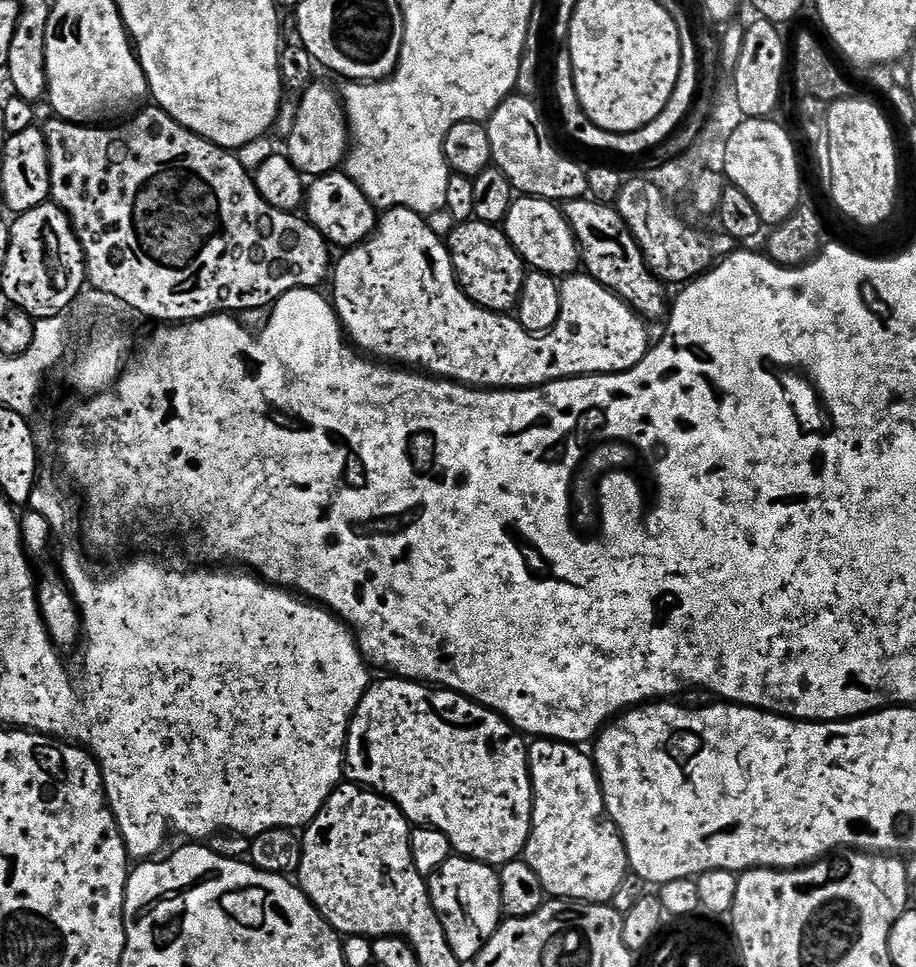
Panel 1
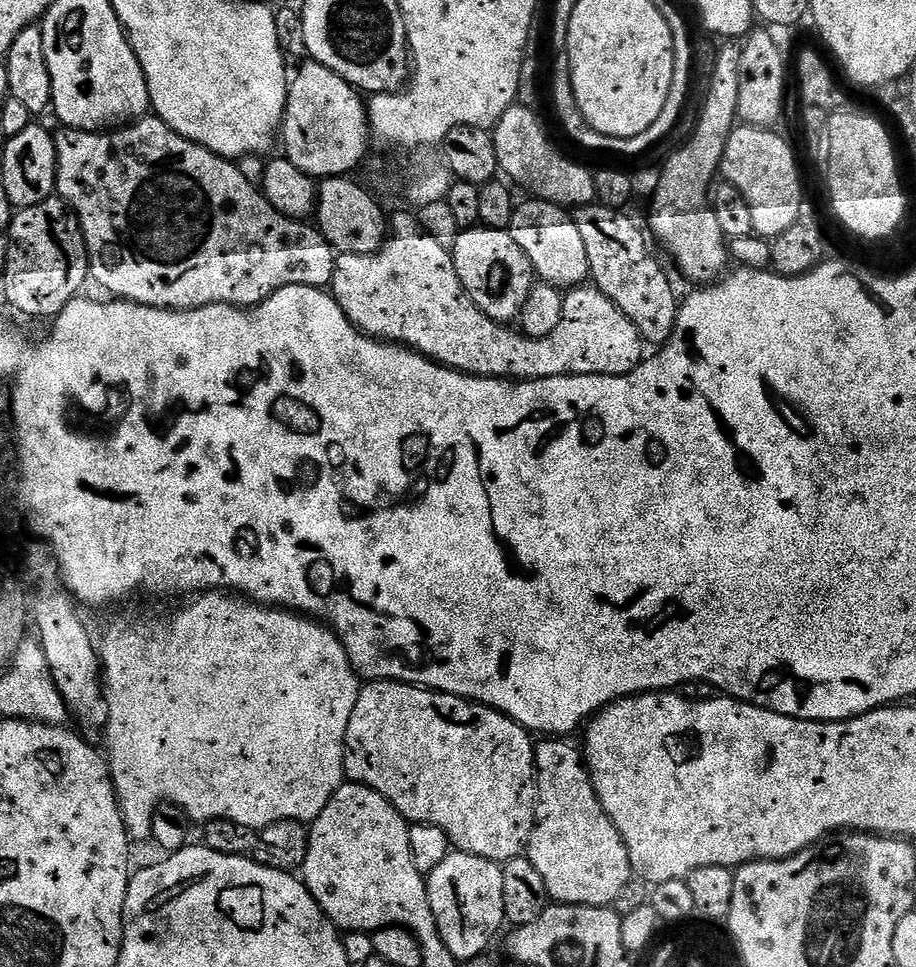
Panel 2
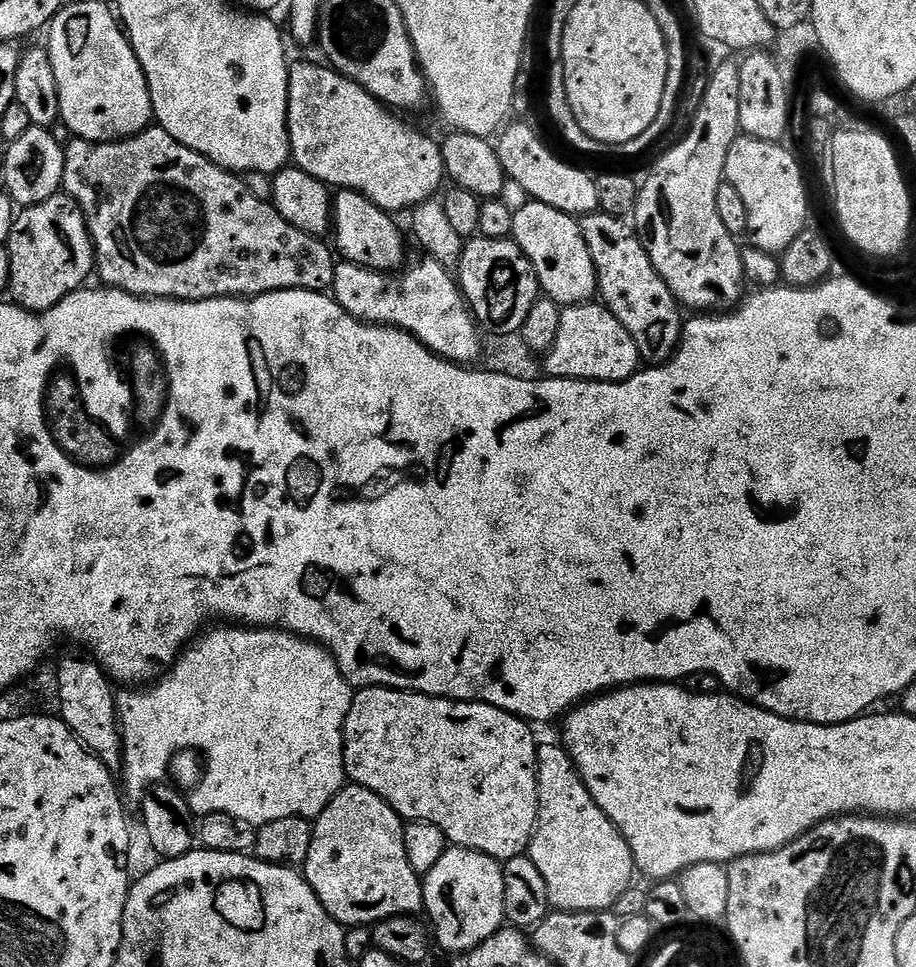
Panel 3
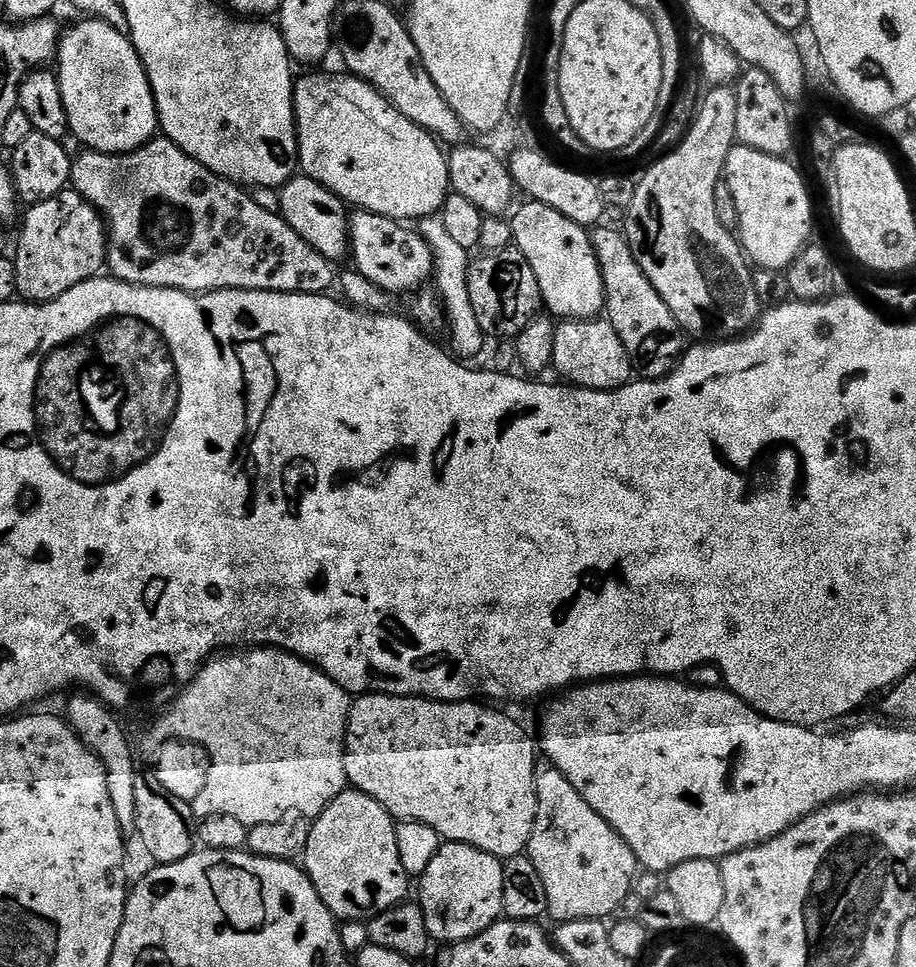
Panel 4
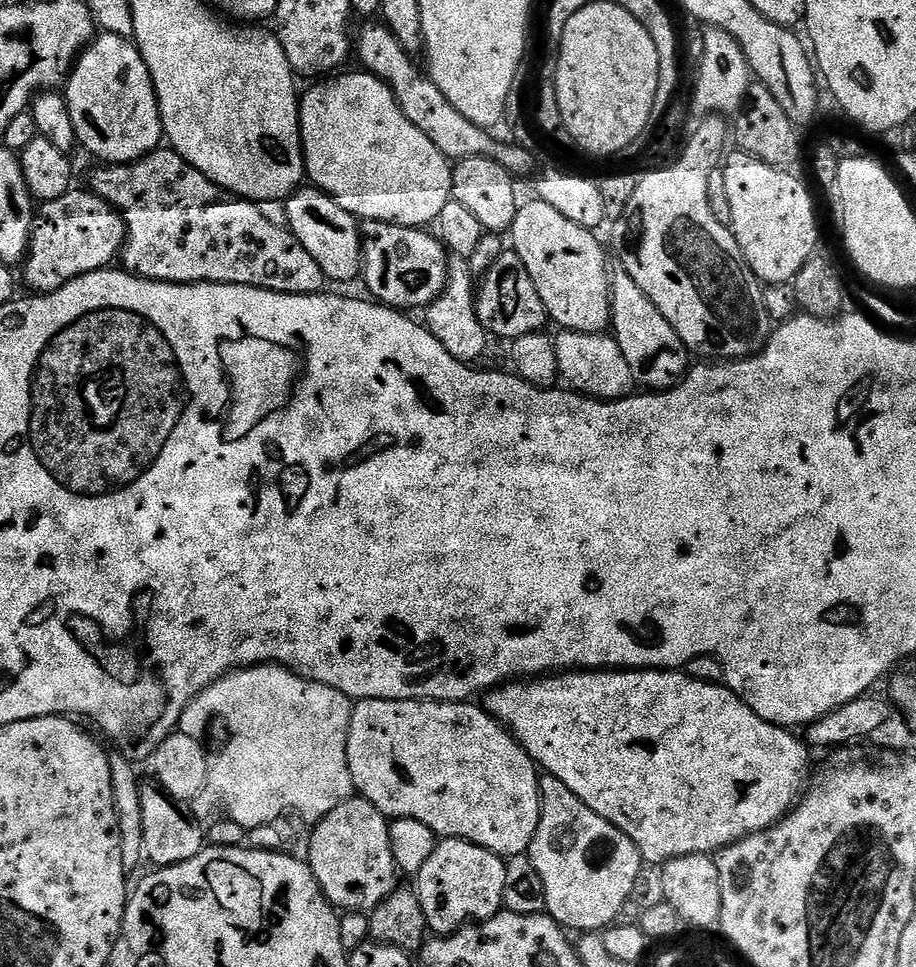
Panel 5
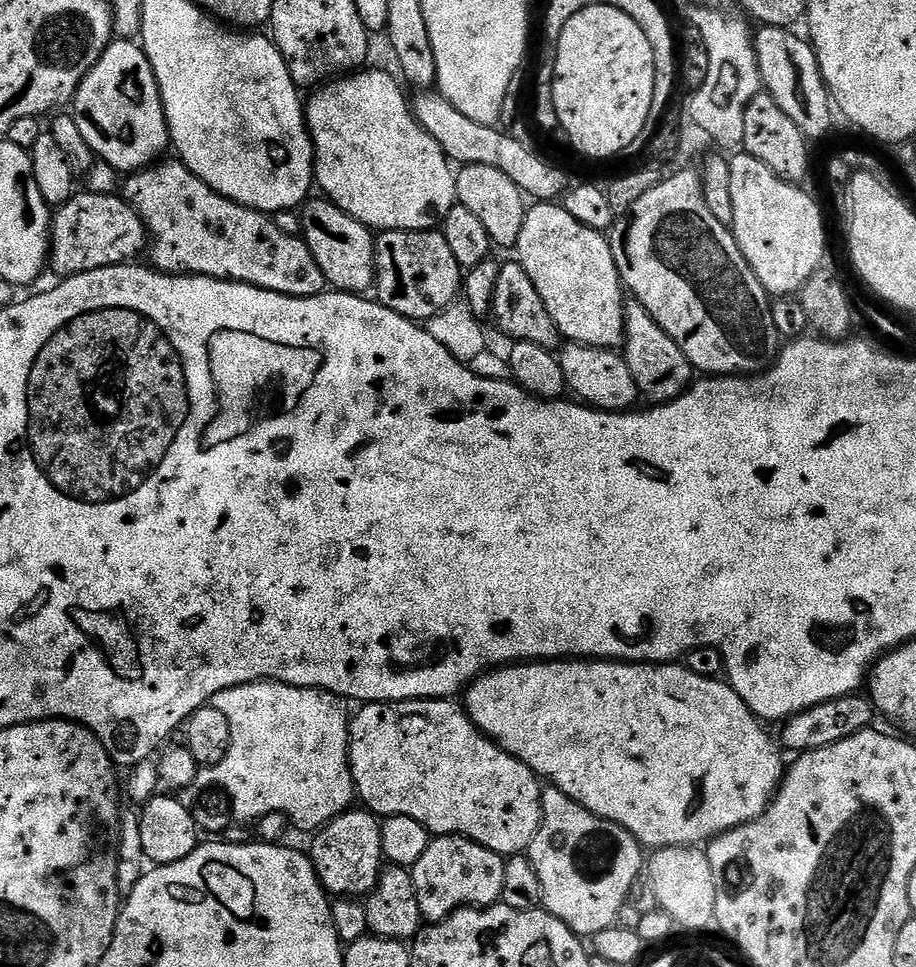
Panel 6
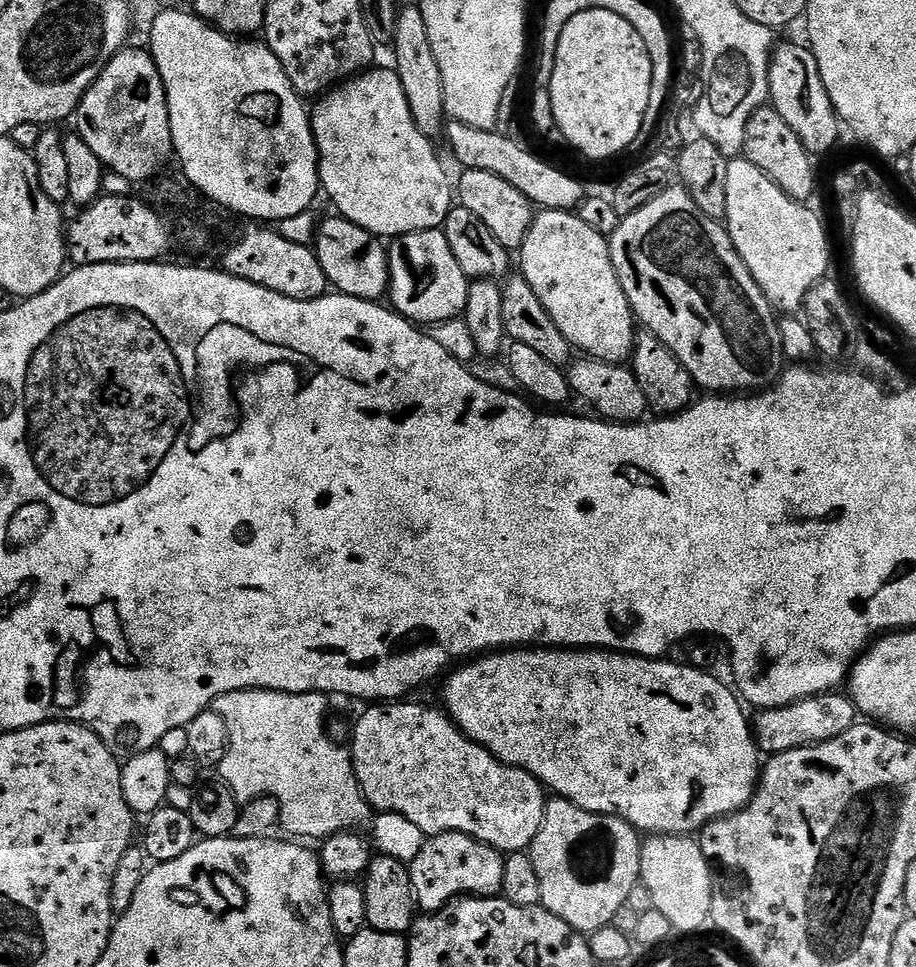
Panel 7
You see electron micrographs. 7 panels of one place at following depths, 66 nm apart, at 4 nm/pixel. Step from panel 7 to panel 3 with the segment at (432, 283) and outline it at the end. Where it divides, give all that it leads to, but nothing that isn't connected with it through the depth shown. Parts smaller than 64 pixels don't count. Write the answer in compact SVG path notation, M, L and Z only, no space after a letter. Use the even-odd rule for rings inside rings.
M353 188L337 191L331 199L332 227L330 232L333 237L336 235L335 251L347 263L389 274L397 271L405 263L404 236L400 233L399 226L392 221L395 219L389 213L381 210L374 202L370 202L370 198L366 198L364 193L356 192Z

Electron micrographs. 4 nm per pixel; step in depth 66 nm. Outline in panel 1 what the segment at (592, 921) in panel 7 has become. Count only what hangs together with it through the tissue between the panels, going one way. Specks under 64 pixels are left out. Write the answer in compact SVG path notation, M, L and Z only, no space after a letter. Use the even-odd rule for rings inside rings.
M536 738L531 741L528 750L528 773L532 776L532 829L522 859L530 866L530 870L534 870L534 874L538 874L538 879L541 880L544 891L549 897L557 900L581 900L587 904L607 904L611 902L614 894L618 894L618 886L622 886L624 879L629 876L630 869L624 840L620 836L620 831L614 826L614 822L608 817L608 811L604 805L602 786L596 773L593 757L589 753L587 756L584 750L581 750L575 744L562 744L555 740Z

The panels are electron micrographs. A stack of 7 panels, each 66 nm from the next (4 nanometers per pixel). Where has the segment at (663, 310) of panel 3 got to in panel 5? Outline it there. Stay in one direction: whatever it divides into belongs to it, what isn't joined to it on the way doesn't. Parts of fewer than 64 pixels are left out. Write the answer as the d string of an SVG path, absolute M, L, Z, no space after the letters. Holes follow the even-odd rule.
M617 271L611 277L612 285L612 322L611 335L615 336L626 363L630 365L633 381L644 390L667 390L675 388L684 378L690 367L688 348L678 338L678 330L662 318L662 310L650 302L642 286L634 282L628 272Z

